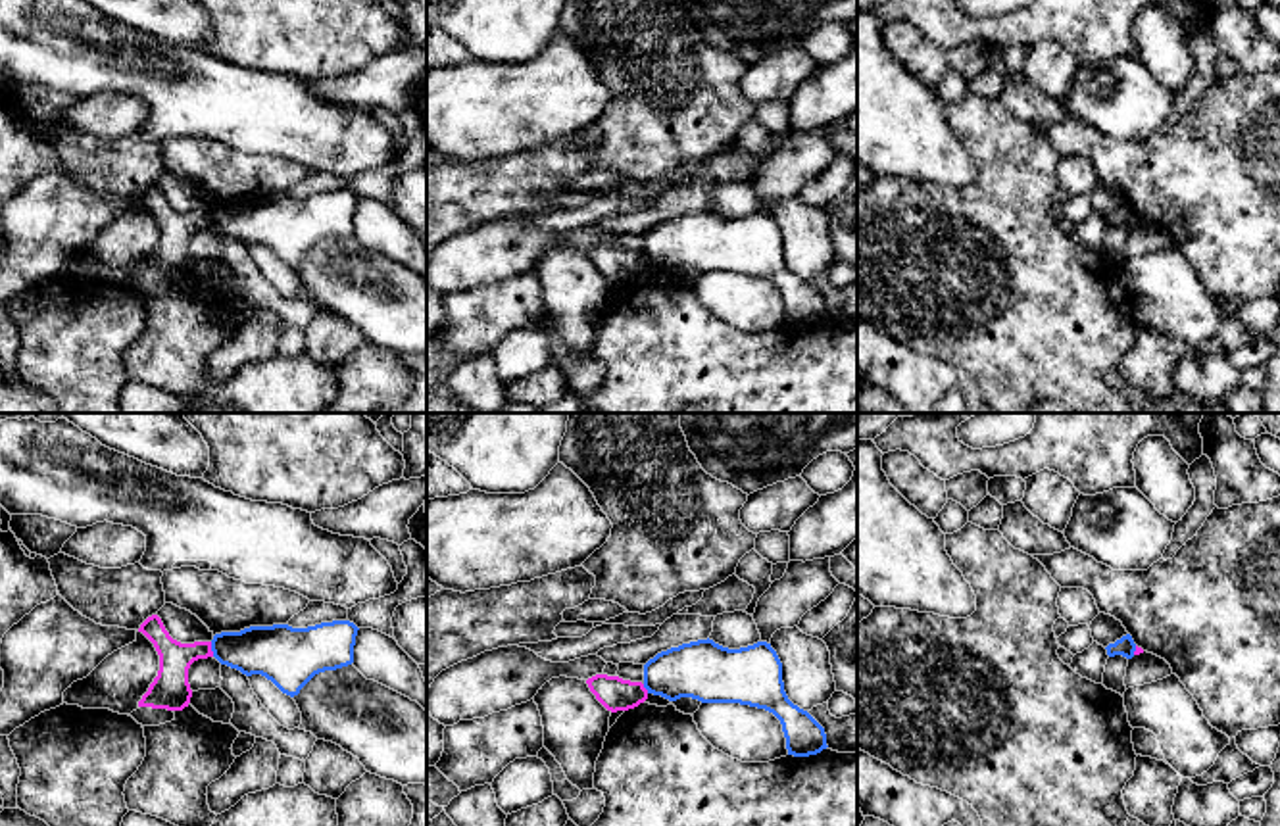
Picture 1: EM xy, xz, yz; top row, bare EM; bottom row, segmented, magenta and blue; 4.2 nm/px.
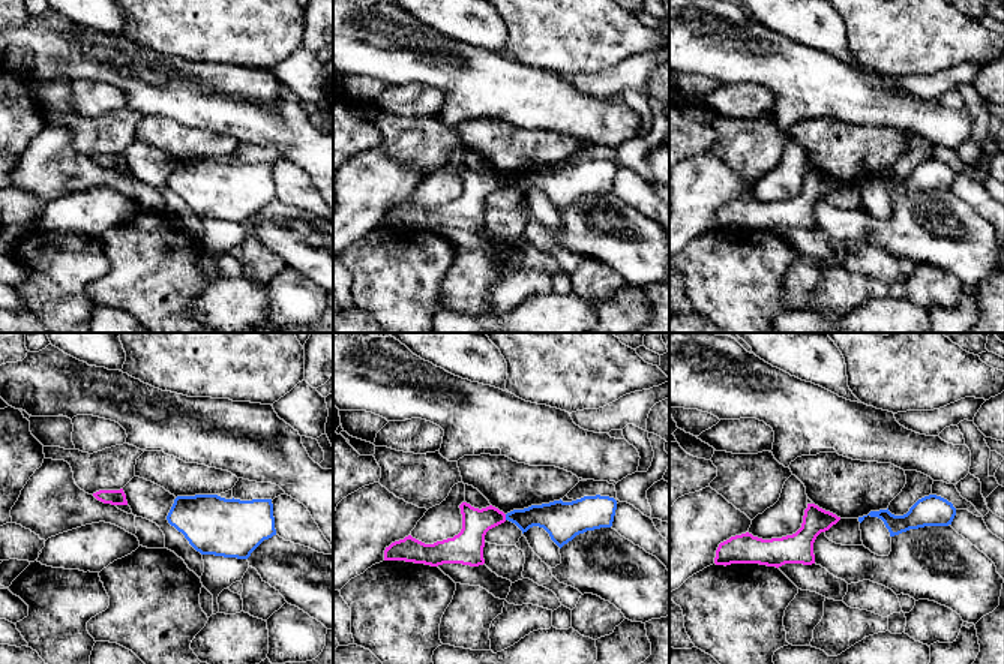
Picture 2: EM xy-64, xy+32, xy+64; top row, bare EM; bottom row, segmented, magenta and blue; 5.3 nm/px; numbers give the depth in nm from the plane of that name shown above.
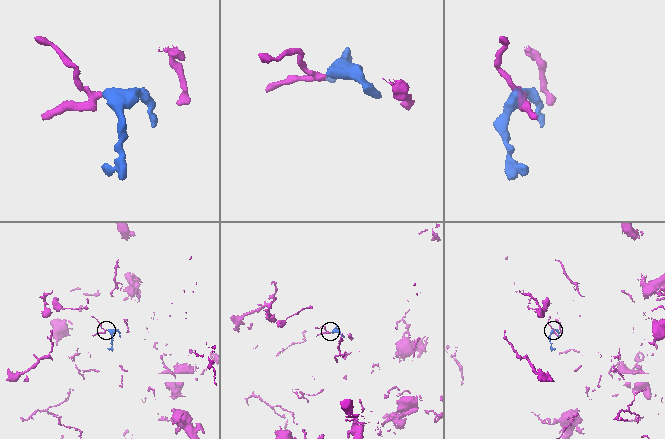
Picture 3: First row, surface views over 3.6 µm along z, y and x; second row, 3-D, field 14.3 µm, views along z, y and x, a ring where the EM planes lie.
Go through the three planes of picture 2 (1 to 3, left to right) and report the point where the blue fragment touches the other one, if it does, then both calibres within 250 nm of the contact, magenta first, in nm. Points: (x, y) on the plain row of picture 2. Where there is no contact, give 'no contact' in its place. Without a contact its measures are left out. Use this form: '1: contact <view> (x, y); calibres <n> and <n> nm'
1: no contact
2: contact xy+32 (505, 182); calibres 160 and 150 nm
3: no contact

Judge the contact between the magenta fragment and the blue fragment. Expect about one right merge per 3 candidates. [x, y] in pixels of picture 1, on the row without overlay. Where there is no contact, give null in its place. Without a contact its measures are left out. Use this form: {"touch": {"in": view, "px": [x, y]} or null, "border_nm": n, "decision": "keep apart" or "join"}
{"touch": {"in": "xy", "px": [210, 219]}, "border_nm": 70, "decision": "keep apart"}

